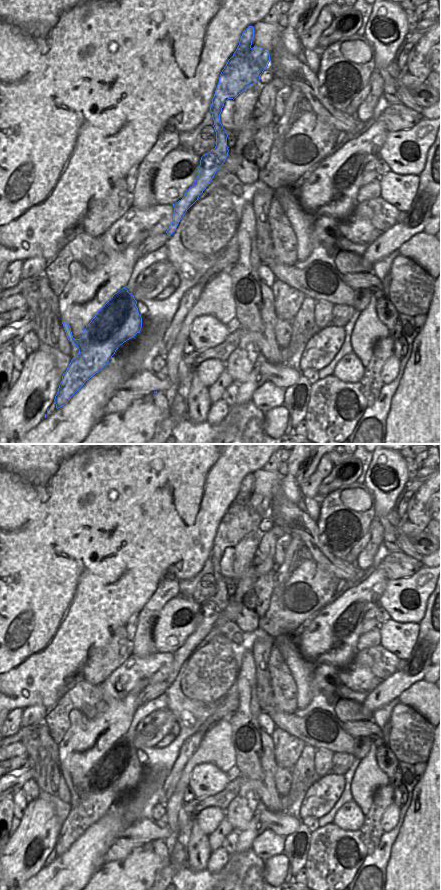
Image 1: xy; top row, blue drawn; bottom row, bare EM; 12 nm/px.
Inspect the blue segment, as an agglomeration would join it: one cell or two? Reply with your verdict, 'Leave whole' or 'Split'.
Split.

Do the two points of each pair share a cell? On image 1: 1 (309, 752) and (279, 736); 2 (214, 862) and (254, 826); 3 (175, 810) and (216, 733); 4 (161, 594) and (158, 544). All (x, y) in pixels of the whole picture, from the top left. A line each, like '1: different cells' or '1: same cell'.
1: different cells
2: different cells
3: same cell
4: different cells

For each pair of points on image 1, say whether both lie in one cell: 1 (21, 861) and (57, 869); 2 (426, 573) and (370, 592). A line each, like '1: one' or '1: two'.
1: two
2: two

